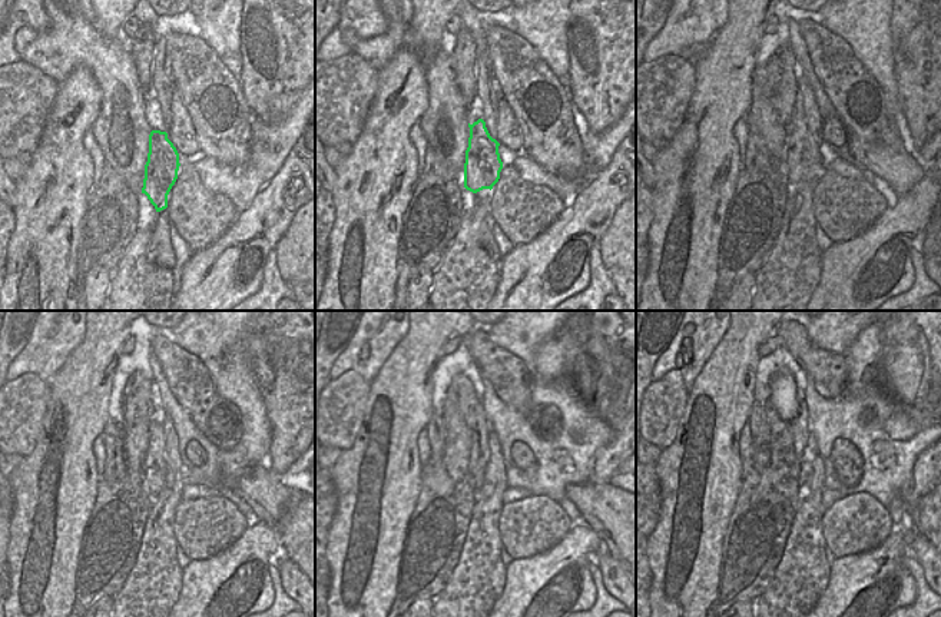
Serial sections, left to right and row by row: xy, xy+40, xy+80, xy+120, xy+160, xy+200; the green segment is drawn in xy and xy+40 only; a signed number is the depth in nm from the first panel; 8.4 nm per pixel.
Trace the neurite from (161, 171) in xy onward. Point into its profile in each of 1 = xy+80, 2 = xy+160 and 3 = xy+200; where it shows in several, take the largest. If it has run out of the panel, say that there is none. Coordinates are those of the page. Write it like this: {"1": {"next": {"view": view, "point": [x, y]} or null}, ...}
{"1": {"next": {"view": "xy+80", "point": [804, 162]}}, "2": {"next": {"view": "xy+160", "point": [474, 414]}}, "3": {"next": {"view": "xy+200", "point": [797, 417]}}}

